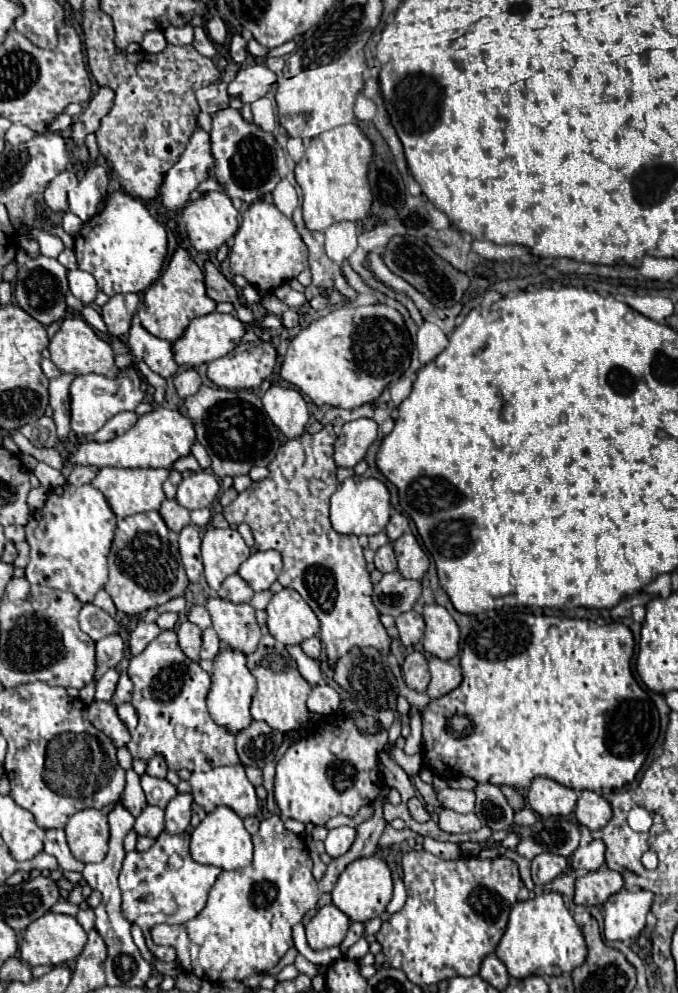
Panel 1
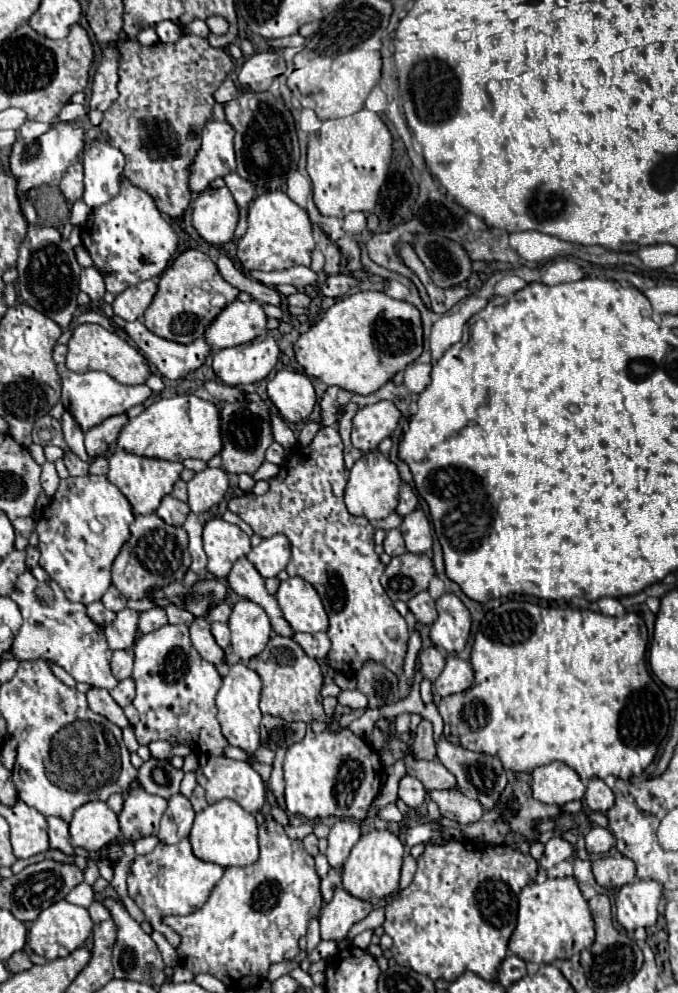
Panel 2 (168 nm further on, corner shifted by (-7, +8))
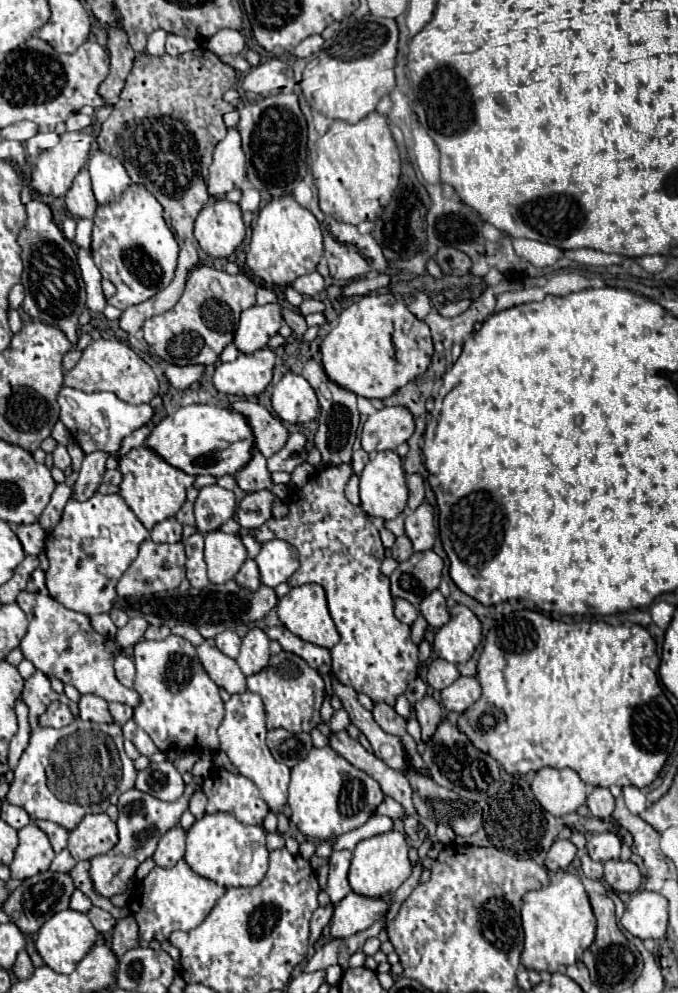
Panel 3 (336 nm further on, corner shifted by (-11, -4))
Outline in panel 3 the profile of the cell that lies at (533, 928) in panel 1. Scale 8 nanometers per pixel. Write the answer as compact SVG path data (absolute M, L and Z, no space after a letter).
M564 872L558 884L548 884L542 890L528 892L522 904L522 928L526 938L520 960L526 968L536 972L556 972L560 964L576 964L596 936L596 918L580 878Z

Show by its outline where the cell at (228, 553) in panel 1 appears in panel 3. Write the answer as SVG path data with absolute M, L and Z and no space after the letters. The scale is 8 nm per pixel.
M222 530L206 534L204 560L208 564L208 578L212 584L234 580L246 558L248 552L238 534L226 534Z

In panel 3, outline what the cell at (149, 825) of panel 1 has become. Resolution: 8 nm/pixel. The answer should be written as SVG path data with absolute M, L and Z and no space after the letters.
M136 788L124 792L118 800L118 834L120 834L120 842L106 854L96 856L90 860L92 868L90 868L90 876L94 882L94 888L110 898L114 894L122 894L126 892L128 880L134 876L136 868L154 854L154 848L158 844L158 840L172 828L178 824L182 812L188 808L188 798L190 792L186 792L178 802L162 802L146 792L140 792Z

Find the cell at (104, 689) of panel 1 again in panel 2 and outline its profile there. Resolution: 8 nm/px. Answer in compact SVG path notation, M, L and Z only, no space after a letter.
M116 650L116 652L112 654L110 666L112 666L112 672L114 672L114 676L116 676L118 680L128 678L128 676L132 674L132 654L126 652L126 650Z

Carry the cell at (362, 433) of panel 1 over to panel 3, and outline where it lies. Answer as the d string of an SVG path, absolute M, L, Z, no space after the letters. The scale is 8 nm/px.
M392 406L382 408L368 416L362 430L362 448L368 454L394 450L398 444L406 442L414 432L414 418L408 408Z

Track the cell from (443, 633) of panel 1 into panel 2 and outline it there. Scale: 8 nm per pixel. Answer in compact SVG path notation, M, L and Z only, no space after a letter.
M444 594L436 600L438 618L430 626L430 640L436 648L446 650L448 654L462 652L472 626L472 616L462 600L454 594Z

